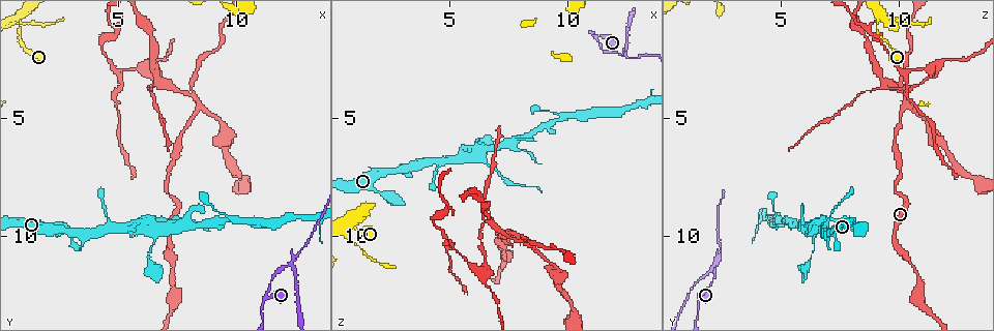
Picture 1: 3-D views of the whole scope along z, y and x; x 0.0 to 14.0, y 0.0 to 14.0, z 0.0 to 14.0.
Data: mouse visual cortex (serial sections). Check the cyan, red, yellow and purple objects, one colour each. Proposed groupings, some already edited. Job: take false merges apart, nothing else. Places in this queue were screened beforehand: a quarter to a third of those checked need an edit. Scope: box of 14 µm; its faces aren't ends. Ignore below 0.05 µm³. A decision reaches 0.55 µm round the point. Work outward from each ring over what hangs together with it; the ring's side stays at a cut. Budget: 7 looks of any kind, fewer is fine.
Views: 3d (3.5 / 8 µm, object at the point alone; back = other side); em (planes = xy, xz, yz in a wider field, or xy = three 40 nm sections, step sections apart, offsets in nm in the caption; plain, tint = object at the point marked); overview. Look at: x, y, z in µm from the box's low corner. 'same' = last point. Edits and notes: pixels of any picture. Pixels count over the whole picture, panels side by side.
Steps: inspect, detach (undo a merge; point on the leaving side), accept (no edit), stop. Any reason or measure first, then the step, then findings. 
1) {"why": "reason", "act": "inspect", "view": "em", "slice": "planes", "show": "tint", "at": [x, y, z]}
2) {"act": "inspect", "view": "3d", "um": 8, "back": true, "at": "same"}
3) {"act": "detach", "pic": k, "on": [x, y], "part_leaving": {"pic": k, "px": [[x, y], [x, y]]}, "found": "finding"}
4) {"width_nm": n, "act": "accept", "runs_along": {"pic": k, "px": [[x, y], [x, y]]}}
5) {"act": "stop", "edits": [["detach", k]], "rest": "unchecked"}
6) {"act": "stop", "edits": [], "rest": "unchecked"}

{"why": "a fork", "act": "inspect", "view": "3d", "um": 3.5, "at": [5.8, 9.6, 6.8]}

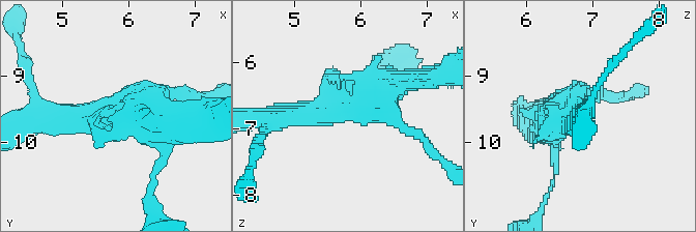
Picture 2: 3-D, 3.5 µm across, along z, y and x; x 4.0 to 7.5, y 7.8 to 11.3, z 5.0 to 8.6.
{"why": "shape alone is not enough", "act": "inspect", "view": "em", "slice": "xy", "step": 3, "show": "tint", "at": "same"}

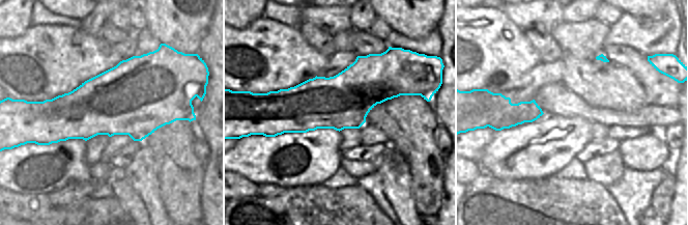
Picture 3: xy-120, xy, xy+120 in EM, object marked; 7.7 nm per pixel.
{"act": "accept", "runs_along": {"pic": 2, "px": [[280, 117], [363, 107], [401, 83]]}, "found": "all the same cell"}

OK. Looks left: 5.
{"why": "arms part here", "act": "inspect", "view": "3d", "um": 3.5, "at": [9.8, 9.3, 5.0]}

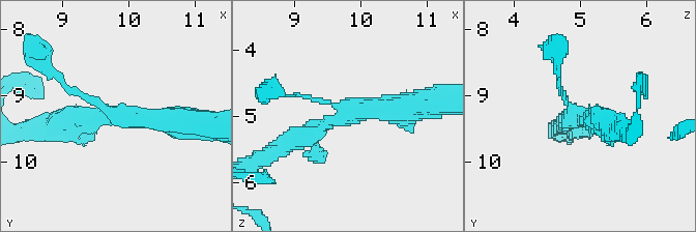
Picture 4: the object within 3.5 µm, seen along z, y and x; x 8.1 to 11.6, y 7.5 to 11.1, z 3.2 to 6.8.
{"act": "inspect", "view": "em", "slice": "xy", "step": 3, "show": "tint", "at": [9.75, 9.25, 5.00]}

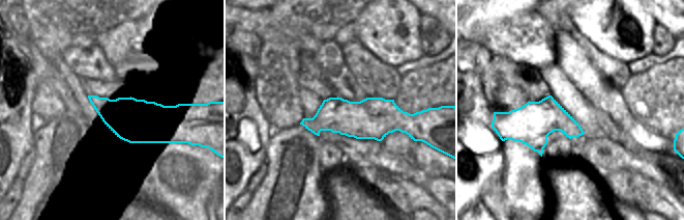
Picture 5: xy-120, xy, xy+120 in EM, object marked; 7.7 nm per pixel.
{"act": "accept", "runs_along": {"pic": 4, "px": [[285, 146], [355, 109], [415, 107]]}, "found": "one cell here"}

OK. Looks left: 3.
{"why": "sharp bend", "act": "inspect", "view": "3d", "um": 3.5, "at": [7.1, 8.2, 9.9]}

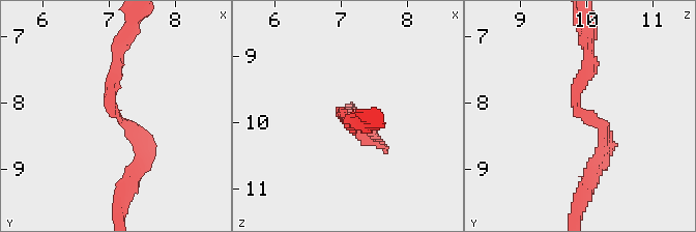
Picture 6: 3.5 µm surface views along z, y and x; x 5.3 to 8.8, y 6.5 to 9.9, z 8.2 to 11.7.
{"arm_widths_nm": [100, 200], "why": "need the tissue", "act": "inspect", "view": "em", "slice": "xy", "step": 5, "show": "tint", "at": [7.05, 8.10, 9.85]}

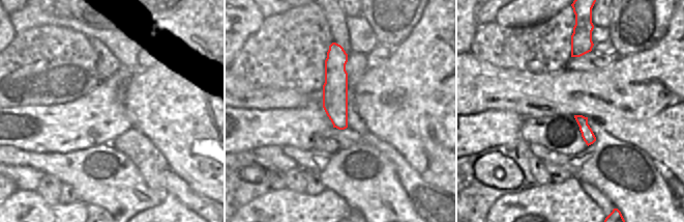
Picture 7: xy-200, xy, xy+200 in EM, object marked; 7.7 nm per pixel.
{"act": "accept", "runs_along": {"pic": 7, "px": [[333, 46], [335, 107], [342, 127]]}, "found": "one cell here"}

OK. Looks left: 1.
{"act": "stop", "edits": [], "rest": "unchecked"}

